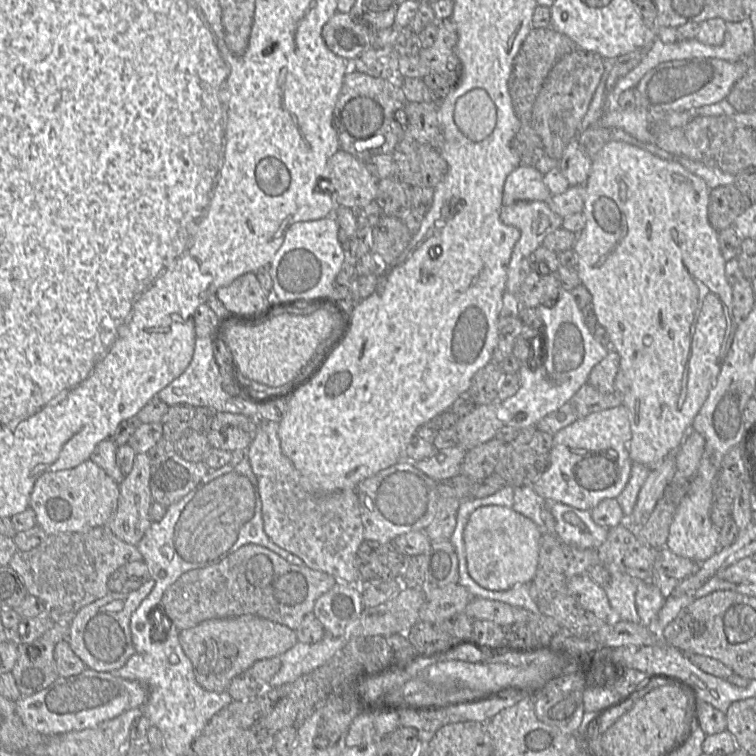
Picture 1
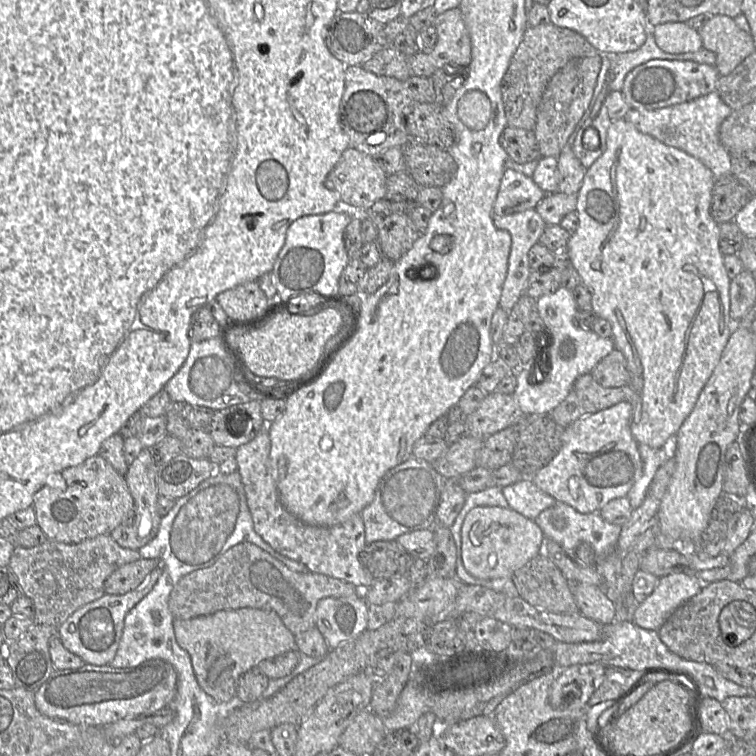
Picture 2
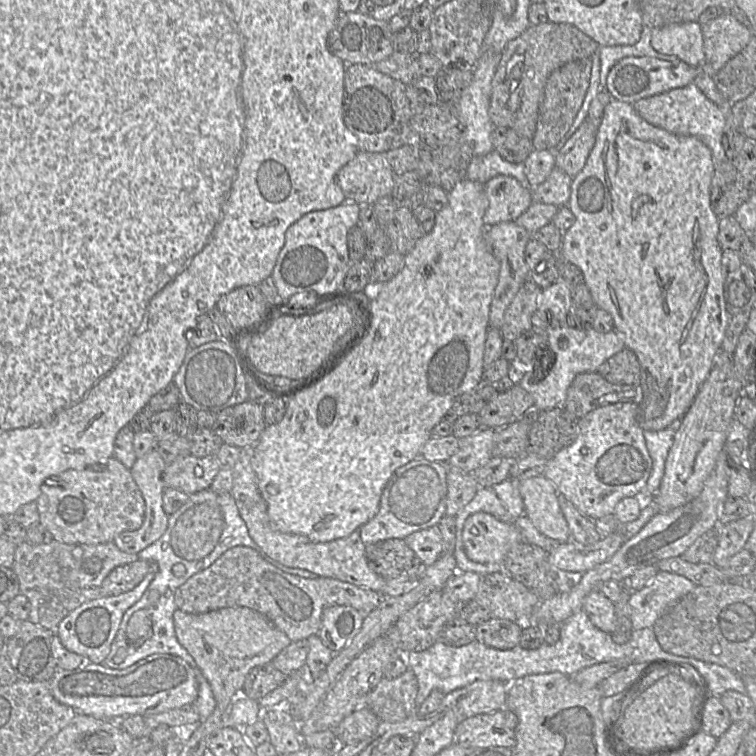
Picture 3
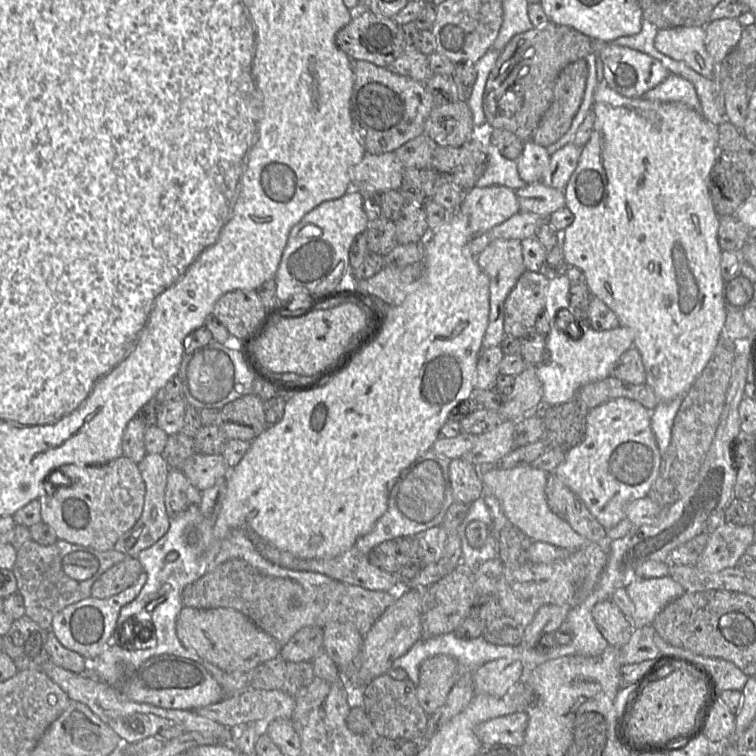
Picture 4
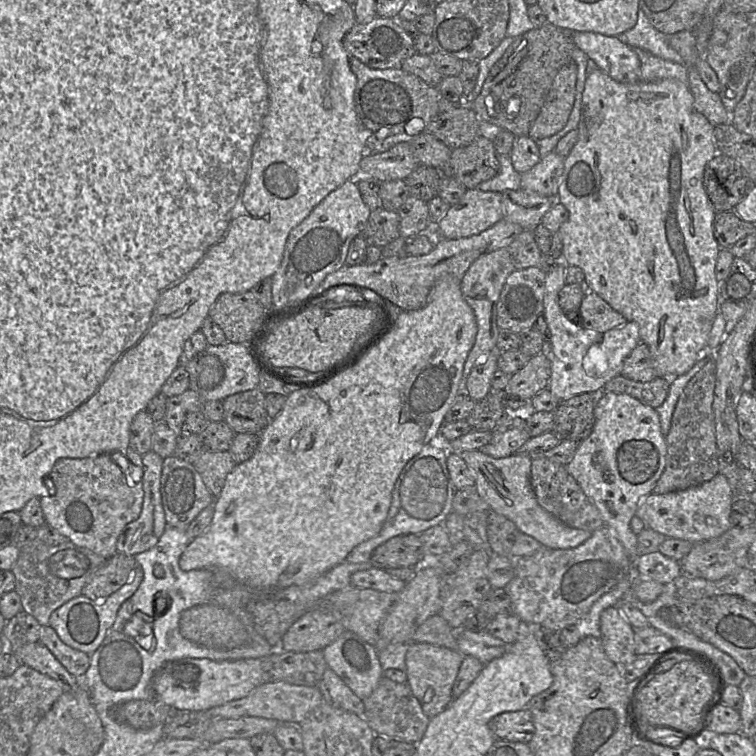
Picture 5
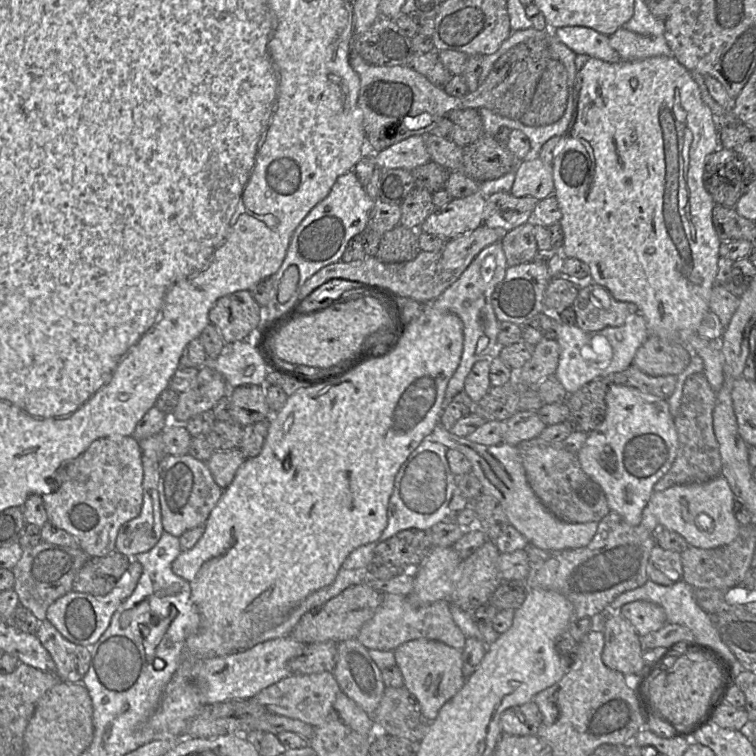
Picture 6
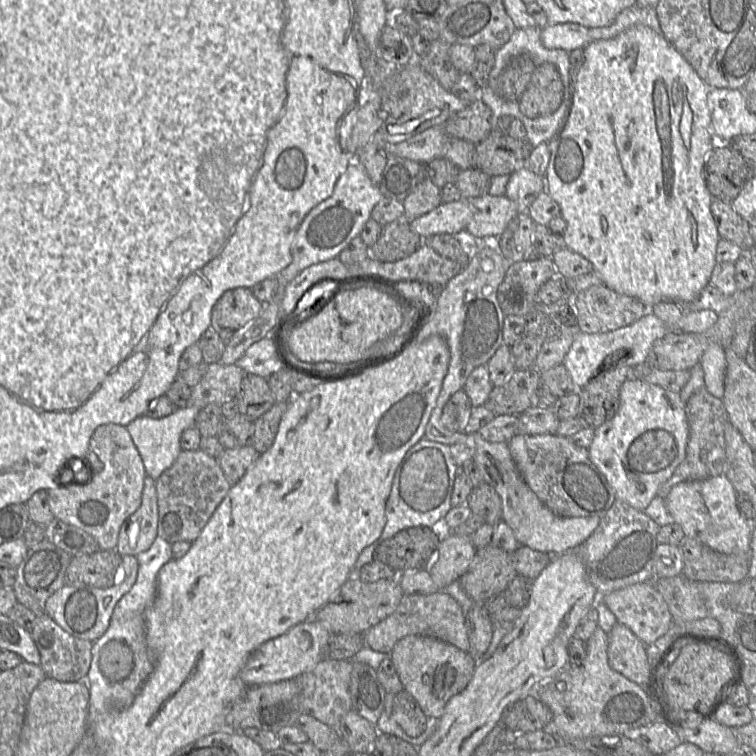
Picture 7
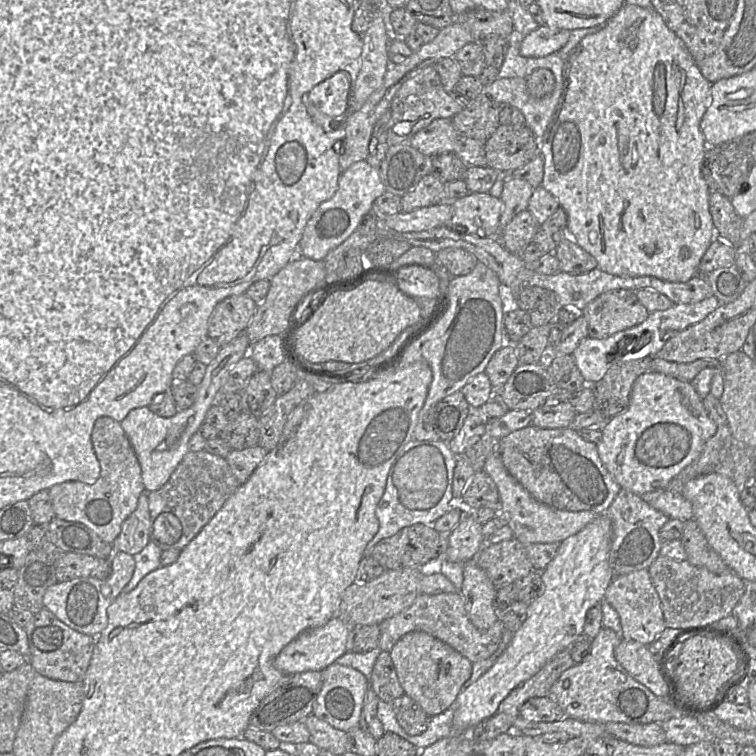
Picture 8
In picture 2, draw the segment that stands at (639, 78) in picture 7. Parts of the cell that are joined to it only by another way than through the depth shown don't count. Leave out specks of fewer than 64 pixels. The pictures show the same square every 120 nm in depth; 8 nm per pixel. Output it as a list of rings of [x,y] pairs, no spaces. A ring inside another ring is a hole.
[[[625,119],[613,120],[607,133],[606,149],[603,154],[586,170],[577,195],[576,214],[579,225],[569,238],[566,246],[571,265],[577,270],[582,285],[591,294],[592,311],[607,320],[612,327],[615,349],[623,353],[630,373],[630,387],[633,390],[631,433],[638,444],[652,448],[670,447],[684,420],[693,410],[699,394],[720,361],[721,355],[736,324],[729,316],[731,279],[723,263],[724,255],[719,249],[719,224],[710,214],[714,175],[697,158],[683,150],[669,146],[658,139],[640,132]]]

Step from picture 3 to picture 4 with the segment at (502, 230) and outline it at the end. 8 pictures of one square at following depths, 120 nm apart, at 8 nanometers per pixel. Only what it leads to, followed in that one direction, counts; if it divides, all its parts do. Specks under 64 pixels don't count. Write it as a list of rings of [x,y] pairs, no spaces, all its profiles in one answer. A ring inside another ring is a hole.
[[[494,240],[477,256],[477,263],[489,278],[490,310],[488,327],[482,341],[483,351],[491,347],[500,346],[504,338],[505,300],[520,276],[526,271],[523,262],[521,240]]]

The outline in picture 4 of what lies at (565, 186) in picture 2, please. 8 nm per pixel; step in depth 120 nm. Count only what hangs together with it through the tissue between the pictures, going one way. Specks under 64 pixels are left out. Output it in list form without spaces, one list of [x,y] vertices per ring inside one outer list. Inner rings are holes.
[[[541,182],[527,184],[516,191],[520,212],[532,212],[547,219],[553,212],[565,207],[564,191]]]

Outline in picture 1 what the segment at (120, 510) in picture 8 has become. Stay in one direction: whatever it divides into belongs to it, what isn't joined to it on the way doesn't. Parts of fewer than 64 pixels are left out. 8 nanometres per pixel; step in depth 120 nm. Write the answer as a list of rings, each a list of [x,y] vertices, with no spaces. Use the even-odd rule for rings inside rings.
[[[89,459],[75,468],[41,475],[31,492],[30,507],[36,514],[37,525],[47,535],[80,532],[107,525],[117,509],[119,493],[119,483]]]

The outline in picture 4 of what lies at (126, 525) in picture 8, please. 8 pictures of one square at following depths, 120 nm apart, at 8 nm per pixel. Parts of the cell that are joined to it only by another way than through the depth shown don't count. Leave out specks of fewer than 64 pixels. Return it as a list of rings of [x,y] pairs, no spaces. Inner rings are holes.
[[[147,453],[144,459],[139,462],[138,467],[146,486],[142,515],[136,524],[118,539],[114,546],[115,550],[132,557],[138,557],[142,550],[154,545],[167,533],[170,527],[170,518],[165,507],[165,491],[170,466],[162,454]]]

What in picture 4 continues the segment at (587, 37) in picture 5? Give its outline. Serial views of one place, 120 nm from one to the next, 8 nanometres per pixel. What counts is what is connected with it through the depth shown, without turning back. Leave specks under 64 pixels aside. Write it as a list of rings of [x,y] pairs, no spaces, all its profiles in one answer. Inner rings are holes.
[[[611,42],[596,43],[596,54],[603,64],[603,82],[625,97],[641,97],[670,74],[659,60],[648,54]]]

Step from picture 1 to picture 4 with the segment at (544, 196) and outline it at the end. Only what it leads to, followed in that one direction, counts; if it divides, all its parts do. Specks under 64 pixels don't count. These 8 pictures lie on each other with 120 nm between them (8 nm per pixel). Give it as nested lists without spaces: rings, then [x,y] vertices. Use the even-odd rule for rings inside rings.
[[[504,186],[474,187],[463,194],[457,209],[469,222],[473,236],[486,233],[520,212],[516,191]]]

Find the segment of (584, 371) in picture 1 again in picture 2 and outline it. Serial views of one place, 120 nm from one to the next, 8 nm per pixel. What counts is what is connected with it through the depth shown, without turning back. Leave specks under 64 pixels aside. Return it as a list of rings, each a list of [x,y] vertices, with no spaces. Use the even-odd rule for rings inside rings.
[[[560,287],[552,294],[539,297],[535,301],[535,309],[538,311],[545,324],[546,331],[550,335],[551,345],[547,353],[545,351],[541,352],[542,359],[538,359],[534,368],[534,373],[539,374],[541,370],[541,375],[545,377],[540,384],[530,384],[530,367],[519,367],[518,364],[516,371],[510,371],[515,372],[517,378],[517,386],[512,395],[525,415],[549,414],[567,397],[578,377],[592,372],[593,368],[615,349],[613,339],[602,338],[591,329],[583,329],[575,324],[575,315],[579,309],[572,292],[566,288]]]

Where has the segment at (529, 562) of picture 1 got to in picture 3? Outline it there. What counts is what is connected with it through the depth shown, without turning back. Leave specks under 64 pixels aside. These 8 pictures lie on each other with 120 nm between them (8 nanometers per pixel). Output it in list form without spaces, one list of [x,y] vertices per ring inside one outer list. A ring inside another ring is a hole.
[[[486,512],[470,515],[462,540],[467,557],[478,563],[502,563],[508,551],[523,541],[513,522],[503,522]]]

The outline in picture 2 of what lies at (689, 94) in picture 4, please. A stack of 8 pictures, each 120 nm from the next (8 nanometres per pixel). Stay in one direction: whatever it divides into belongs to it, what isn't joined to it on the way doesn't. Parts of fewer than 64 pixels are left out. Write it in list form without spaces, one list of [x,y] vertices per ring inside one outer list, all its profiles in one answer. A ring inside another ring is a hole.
[[[714,91],[693,100],[660,109],[630,108],[624,119],[633,124],[640,132],[697,158],[712,171],[716,178],[731,173],[732,156],[721,143],[720,126],[732,111]]]

